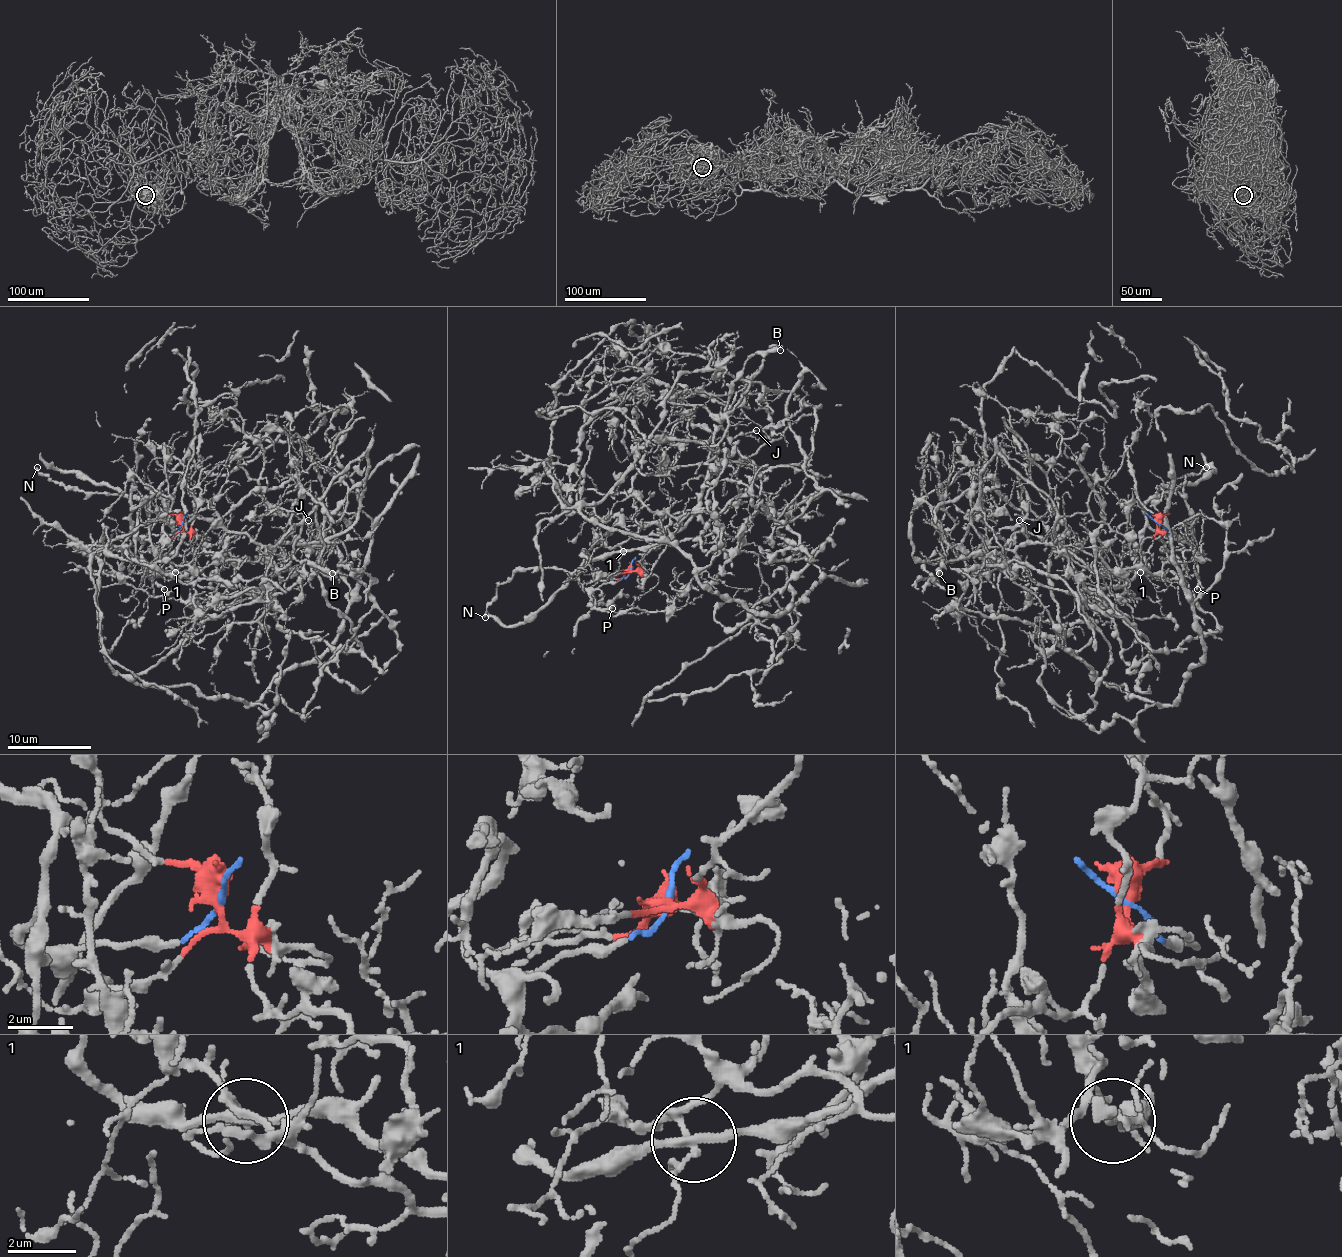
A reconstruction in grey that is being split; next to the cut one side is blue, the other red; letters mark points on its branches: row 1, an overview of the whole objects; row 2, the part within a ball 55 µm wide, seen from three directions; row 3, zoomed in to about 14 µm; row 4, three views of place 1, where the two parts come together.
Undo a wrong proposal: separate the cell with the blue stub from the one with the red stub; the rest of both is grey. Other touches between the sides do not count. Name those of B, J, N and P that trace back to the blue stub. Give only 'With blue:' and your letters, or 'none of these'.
With blue: B, J, N, P

